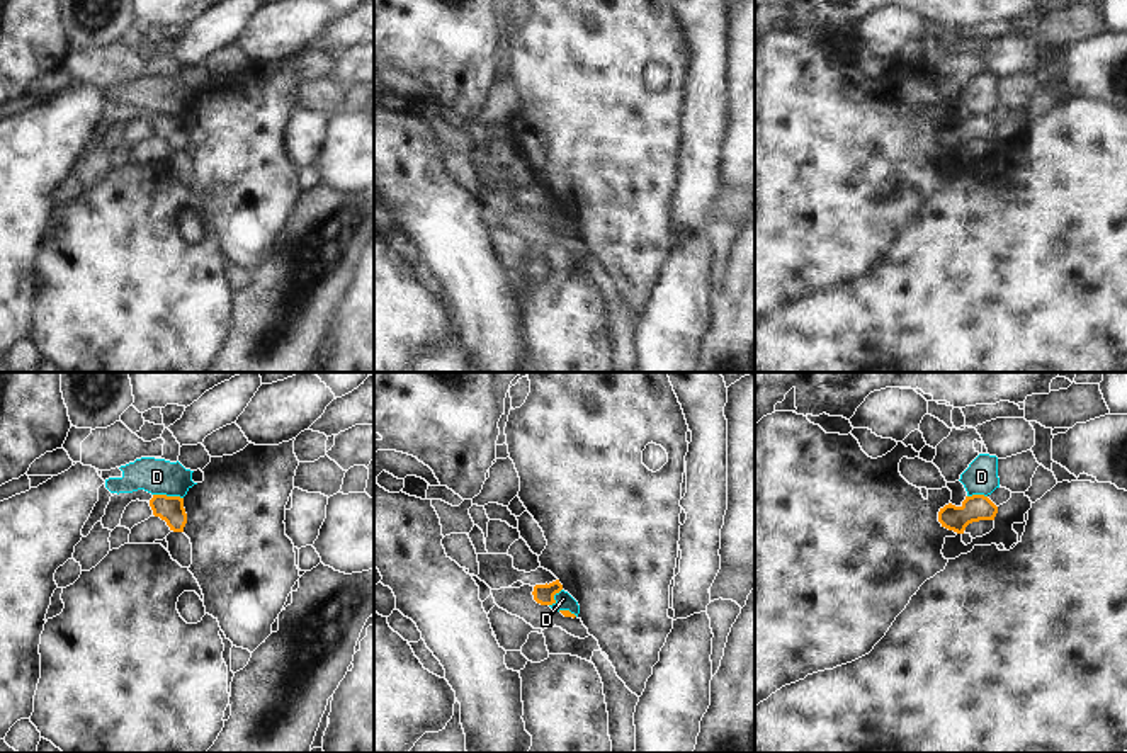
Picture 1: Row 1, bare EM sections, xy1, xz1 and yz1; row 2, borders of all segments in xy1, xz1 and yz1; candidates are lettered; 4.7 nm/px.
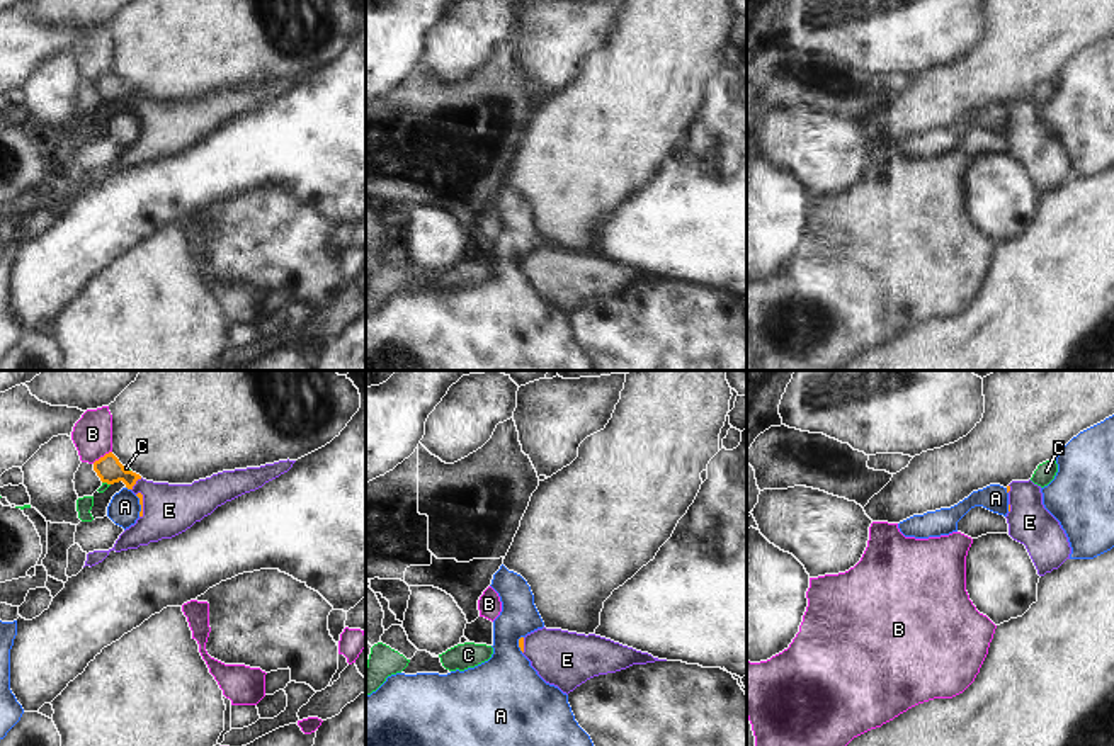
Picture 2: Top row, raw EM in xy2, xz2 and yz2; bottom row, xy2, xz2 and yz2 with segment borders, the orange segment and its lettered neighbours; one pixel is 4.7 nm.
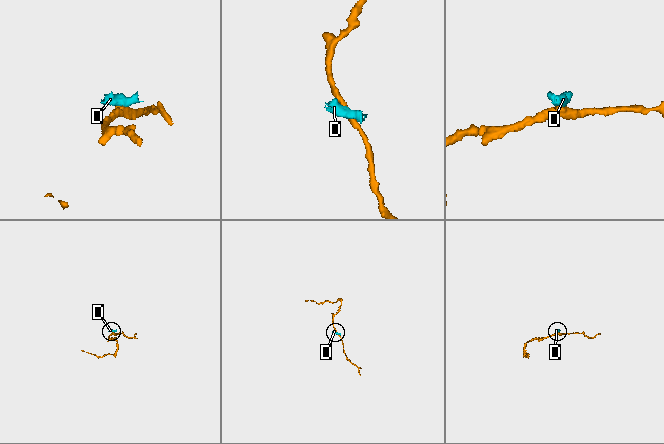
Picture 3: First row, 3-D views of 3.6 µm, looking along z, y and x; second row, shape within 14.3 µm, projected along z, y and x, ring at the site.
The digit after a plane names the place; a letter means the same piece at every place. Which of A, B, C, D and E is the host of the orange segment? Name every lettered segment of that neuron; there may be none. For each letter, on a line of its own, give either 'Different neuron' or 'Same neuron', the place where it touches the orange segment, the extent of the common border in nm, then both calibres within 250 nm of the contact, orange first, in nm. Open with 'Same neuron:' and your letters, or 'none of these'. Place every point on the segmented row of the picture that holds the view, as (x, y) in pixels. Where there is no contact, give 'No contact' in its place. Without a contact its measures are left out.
Same neuron: E
A: Different neuron. Touches orange at xy2 (140, 503). Shared border 110 nm. Thickness 20 nm (orange) against 150 nm
B: Different neuron. Touches orange at xy2 (101, 457). Shared border 110 nm. Thickness 120 nm (orange) against 190 nm
C: Different neuron. Touches orange at xy2 (125, 469). Shared border 50 nm. Thickness 120 nm (orange) against 20 nm
D: Different neuron. Touches orange at xy1 (169, 497). Shared border 150 nm. Thickness 130 nm (orange) against 170 nm
E: Same neuron. Touches orange at xy2 (135, 483). Shared border 80 nm. Thickness 120 nm (orange) against 240 nm.

